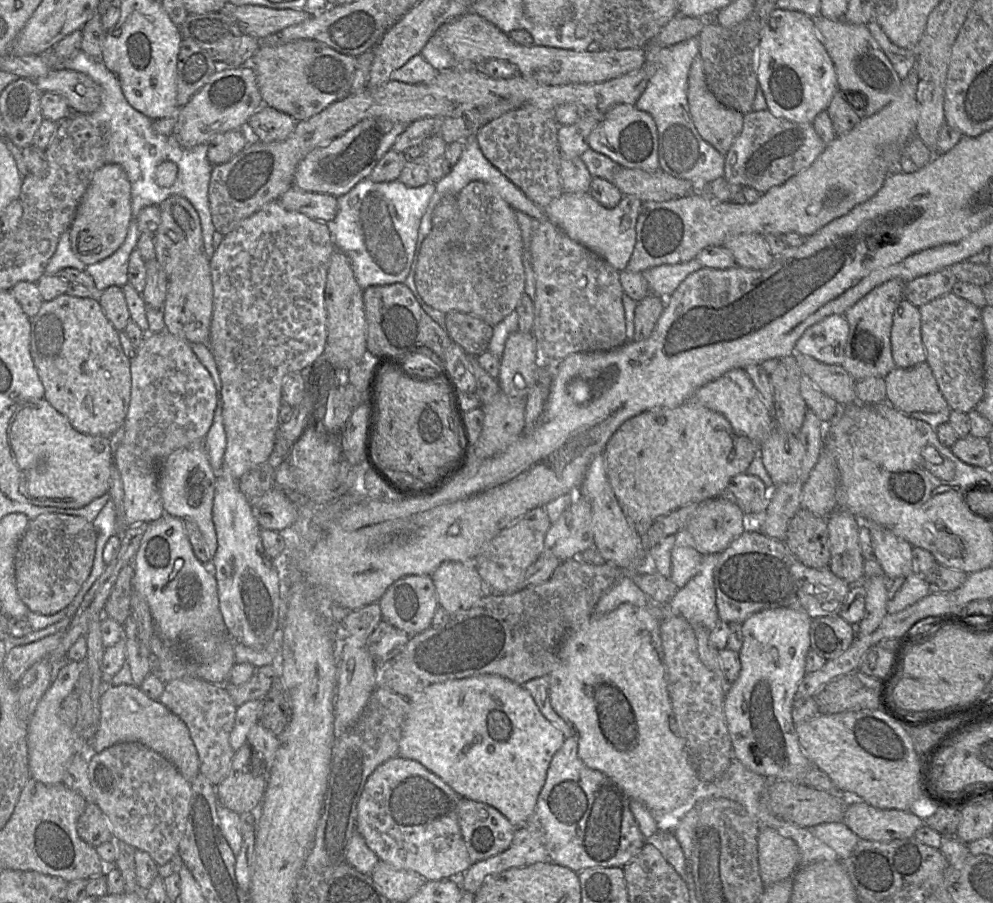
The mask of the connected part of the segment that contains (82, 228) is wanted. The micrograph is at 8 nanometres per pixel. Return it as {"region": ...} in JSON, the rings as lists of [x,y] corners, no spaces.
{"region":[[[105,164],[94,173],[69,229],[71,249],[86,266],[109,257],[124,242],[132,218],[130,194],[130,182],[120,165]]]}

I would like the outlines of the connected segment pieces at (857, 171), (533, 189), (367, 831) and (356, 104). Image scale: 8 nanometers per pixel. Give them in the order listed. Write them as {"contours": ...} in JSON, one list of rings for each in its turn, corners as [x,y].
{"contours":[[[[915,63],[907,77],[902,79],[900,92],[891,103],[870,117],[861,118],[847,133],[836,136],[808,168],[783,184],[770,188],[755,203],[721,202],[695,194],[664,202],[642,202],[636,221],[636,242],[625,270],[642,273],[646,269],[664,264],[688,262],[695,259],[703,248],[713,245],[723,246],[730,237],[739,234],[784,235],[795,232],[811,236],[831,221],[848,214],[857,205],[873,197],[891,174],[888,163],[881,157],[881,147],[886,144],[897,144],[903,149],[909,139],[915,135],[918,121],[916,100],[918,81]]],[[[523,105],[487,122],[476,138],[484,156],[538,207],[546,208],[564,193],[557,132],[558,124],[551,112]]],[[[396,756],[368,778],[357,805],[355,829],[380,861],[398,870],[413,871],[427,881],[463,875],[472,862],[458,823],[460,798],[418,761]]],[[[390,79],[375,89],[366,87],[351,92],[317,115],[297,121],[294,131],[283,141],[250,141],[230,161],[218,164],[212,169],[208,200],[215,230],[225,236],[266,204],[278,201],[282,194],[293,187],[294,174],[300,161],[314,148],[325,146],[357,122],[380,117],[409,124],[427,117],[450,116],[457,107],[458,105],[449,100],[444,91],[434,84],[408,84]]]]}

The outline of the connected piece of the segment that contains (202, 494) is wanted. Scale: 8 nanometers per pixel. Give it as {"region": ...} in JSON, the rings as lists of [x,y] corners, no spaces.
{"region":[[[204,441],[204,448],[192,448],[192,449],[179,449],[174,451],[172,454],[170,454],[160,465],[159,471],[158,471],[158,489],[161,495],[162,503],[163,503],[163,508],[165,510],[165,513],[177,517],[179,519],[183,518],[192,518],[196,524],[198,525],[204,540],[207,544],[208,548],[208,557],[209,557],[209,562],[211,564],[211,561],[213,560],[216,550],[217,550],[217,536],[215,532],[215,527],[212,519],[212,508],[213,508],[213,502],[214,502],[214,495],[215,495],[215,488],[216,488],[216,479],[217,479],[217,474],[213,471],[208,456],[205,451],[205,441]]]}

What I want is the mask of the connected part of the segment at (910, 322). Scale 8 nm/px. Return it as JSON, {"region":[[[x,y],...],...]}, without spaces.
{"region":[[[904,298],[894,311],[890,343],[896,368],[912,368],[926,362],[919,308]]]}

